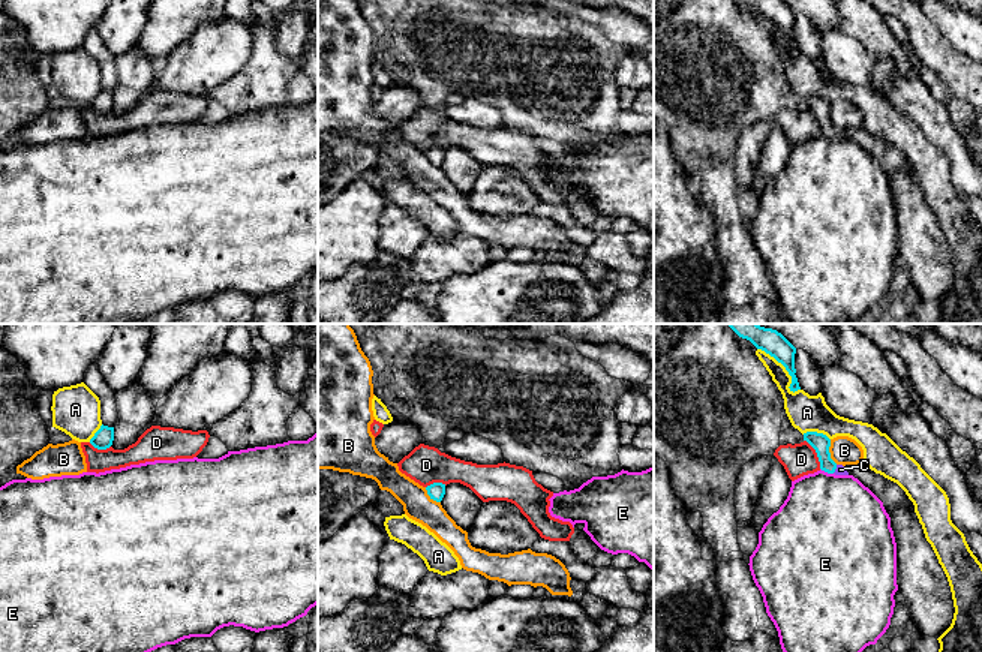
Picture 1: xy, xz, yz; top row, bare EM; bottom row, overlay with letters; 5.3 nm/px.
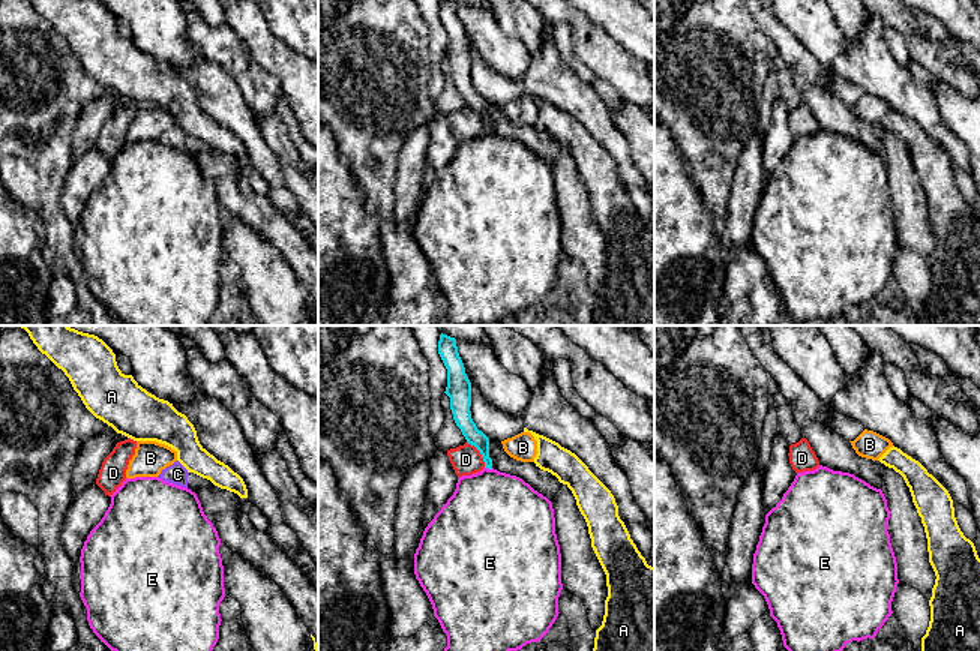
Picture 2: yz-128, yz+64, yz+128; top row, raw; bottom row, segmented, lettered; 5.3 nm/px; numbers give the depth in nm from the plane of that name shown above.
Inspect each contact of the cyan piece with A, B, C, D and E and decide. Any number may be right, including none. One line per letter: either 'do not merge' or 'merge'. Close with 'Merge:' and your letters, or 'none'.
A: do not merge
B: do not merge
C: merge
D: do not merge
E: do not merge
Merge: C

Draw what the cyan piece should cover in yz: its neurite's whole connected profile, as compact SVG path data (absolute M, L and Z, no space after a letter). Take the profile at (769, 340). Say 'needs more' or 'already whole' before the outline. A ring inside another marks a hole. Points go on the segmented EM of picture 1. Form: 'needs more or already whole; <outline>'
already whole; M727 324L739 337L750 340L757 349L765 351L781 363L792 376L790 391L801 390L796 369L796 348L777 330L760 327L759 324Z

